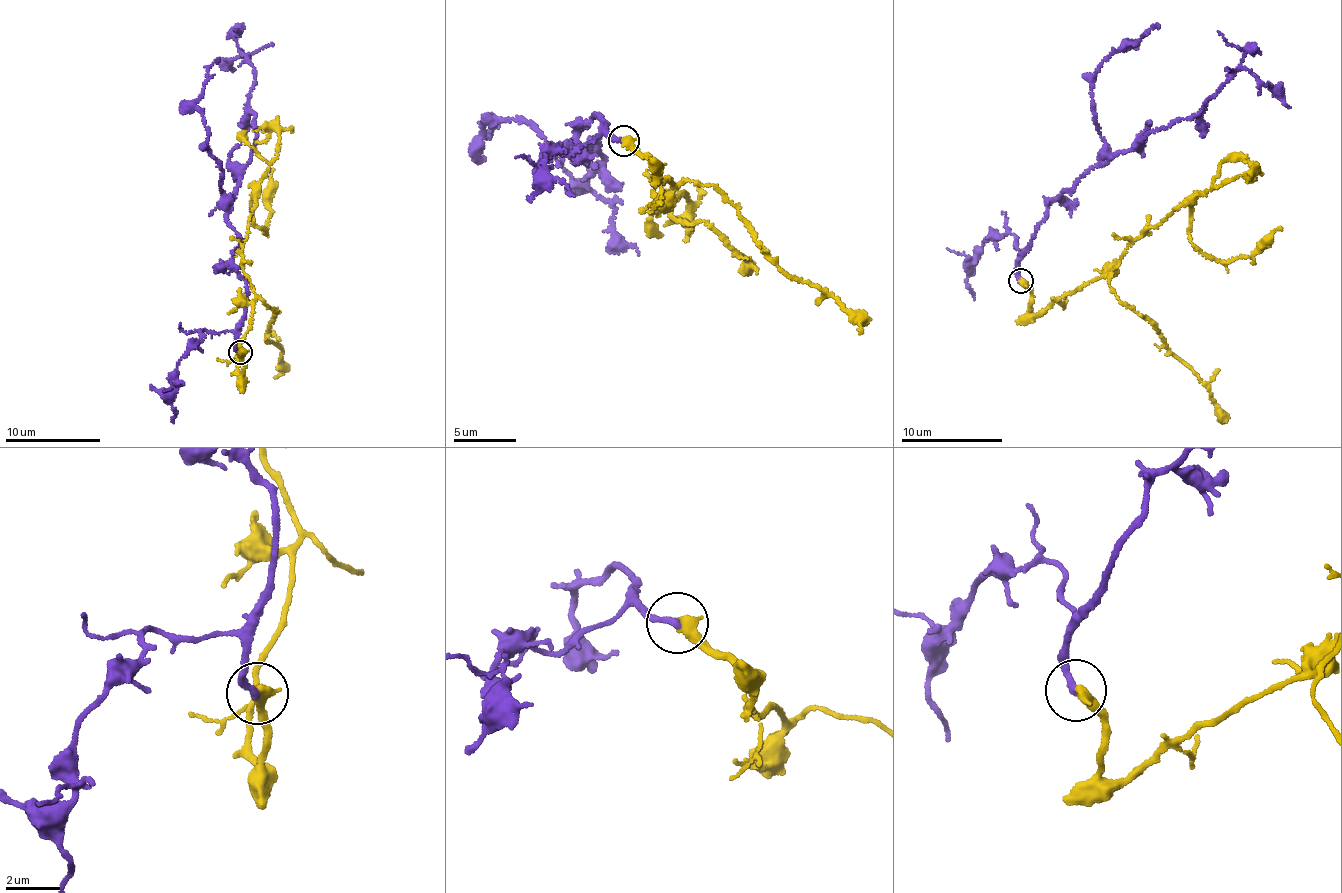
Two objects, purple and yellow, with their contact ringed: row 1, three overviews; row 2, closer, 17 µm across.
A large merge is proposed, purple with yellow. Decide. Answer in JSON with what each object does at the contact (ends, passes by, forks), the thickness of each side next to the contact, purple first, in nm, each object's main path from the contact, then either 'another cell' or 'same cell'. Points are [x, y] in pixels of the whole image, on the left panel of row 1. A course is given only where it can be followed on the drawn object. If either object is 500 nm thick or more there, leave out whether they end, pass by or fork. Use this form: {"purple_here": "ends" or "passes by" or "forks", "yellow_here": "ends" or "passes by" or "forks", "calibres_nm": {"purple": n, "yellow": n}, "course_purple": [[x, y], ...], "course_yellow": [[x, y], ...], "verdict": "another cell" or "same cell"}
{"purple_here": "ends", "yellow_here": "ends", "calibres_nm": {"purple": 260, "yellow": 480}, "course_purple": [[241, 351], [247, 293], [233, 257], [241, 242], [227, 218], [256, 133], [252, 66], [241, 51], [231, 70]], "course_yellow": [[241, 351], [244, 374], [238, 374], [255, 295], [240, 263], [251, 199], [251, 220], [265, 230], [273, 168]], "verdict": "same cell"}

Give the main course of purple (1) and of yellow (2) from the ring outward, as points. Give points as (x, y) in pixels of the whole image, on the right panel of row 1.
1: (1022, 280), (1019, 254), (1058, 194), (1073, 190), (1093, 167), (1200, 109), (1236, 71), (1245, 70), (1290, 107)
2: (1022, 280), (1041, 312), (1112, 272), (1180, 205), (1190, 206), (1191, 242), (1223, 262), (1282, 228)

